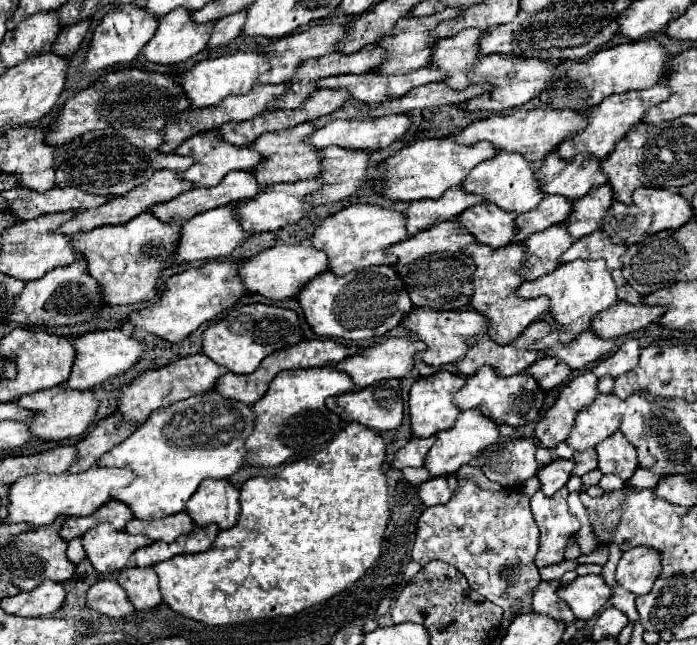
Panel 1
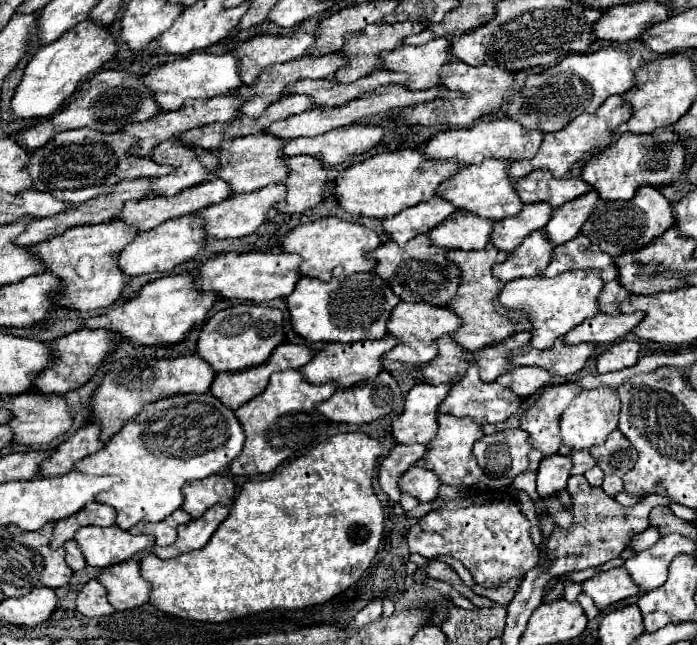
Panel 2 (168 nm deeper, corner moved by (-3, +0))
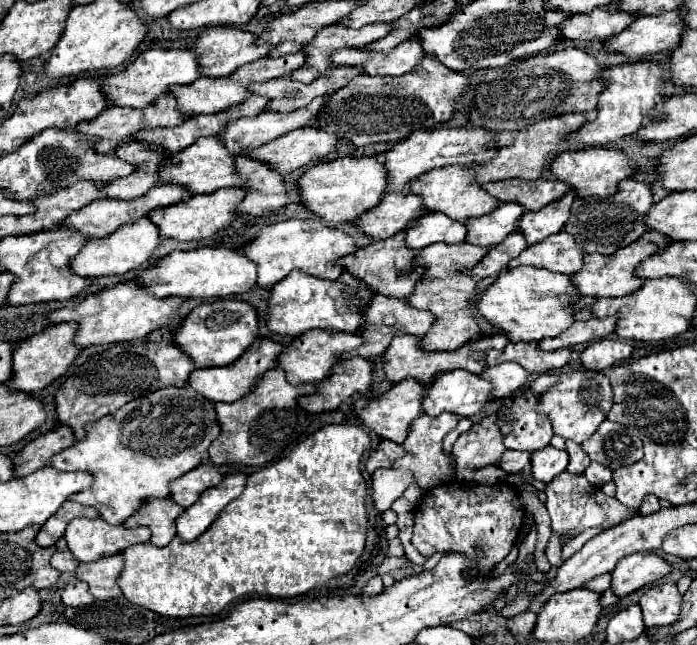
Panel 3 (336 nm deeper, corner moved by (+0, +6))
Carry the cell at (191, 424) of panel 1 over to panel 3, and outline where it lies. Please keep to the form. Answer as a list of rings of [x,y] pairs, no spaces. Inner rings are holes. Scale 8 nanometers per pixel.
[[[165,387],[145,397],[133,399],[111,415],[105,415],[85,425],[85,439],[77,441],[69,449],[51,457],[49,465],[57,471],[85,471],[95,477],[93,485],[81,493],[73,493],[68,501],[75,501],[99,511],[101,519],[109,525],[121,525],[129,513],[135,513],[145,499],[169,497],[169,481],[195,469],[207,455],[209,445],[219,435],[219,423],[215,419],[215,407],[209,399],[195,393],[191,387]]]

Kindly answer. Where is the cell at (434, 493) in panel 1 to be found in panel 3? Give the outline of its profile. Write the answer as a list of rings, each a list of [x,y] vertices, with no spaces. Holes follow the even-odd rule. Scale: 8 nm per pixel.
[[[377,469],[371,475],[371,499],[373,507],[383,513],[397,497],[403,495],[407,485],[413,483],[413,473],[405,469]]]

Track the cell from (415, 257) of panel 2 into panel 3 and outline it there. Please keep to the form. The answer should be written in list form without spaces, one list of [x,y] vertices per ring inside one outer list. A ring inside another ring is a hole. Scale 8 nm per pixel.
[[[397,233],[389,239],[373,241],[367,247],[361,247],[351,255],[341,257],[337,261],[337,265],[341,265],[345,271],[349,271],[359,281],[363,281],[371,291],[385,295],[385,297],[405,299],[413,293],[413,289],[423,273],[423,269],[413,269],[413,255],[415,255],[415,249],[409,249],[405,245],[405,235]]]

